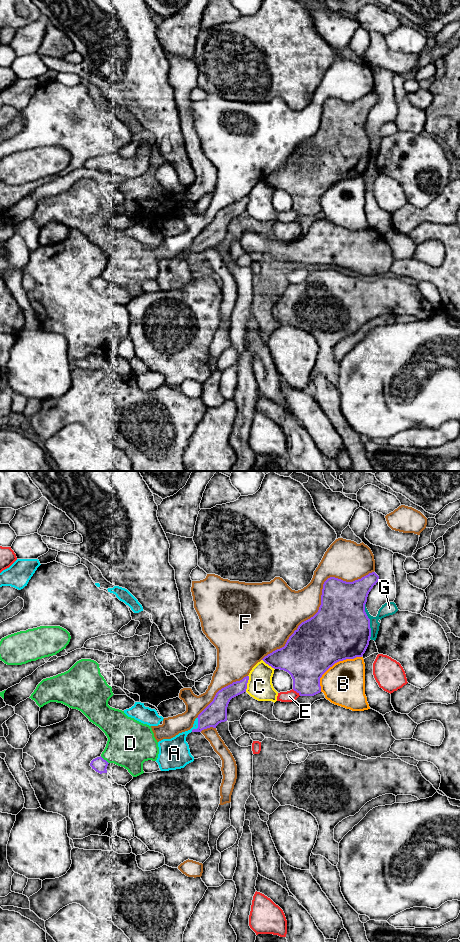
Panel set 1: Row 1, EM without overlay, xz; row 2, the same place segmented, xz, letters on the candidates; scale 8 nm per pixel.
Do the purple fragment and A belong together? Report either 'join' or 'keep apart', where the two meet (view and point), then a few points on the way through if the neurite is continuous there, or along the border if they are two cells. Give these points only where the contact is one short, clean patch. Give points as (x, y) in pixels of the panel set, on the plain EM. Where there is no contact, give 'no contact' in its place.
keep apart | xz (198, 245)

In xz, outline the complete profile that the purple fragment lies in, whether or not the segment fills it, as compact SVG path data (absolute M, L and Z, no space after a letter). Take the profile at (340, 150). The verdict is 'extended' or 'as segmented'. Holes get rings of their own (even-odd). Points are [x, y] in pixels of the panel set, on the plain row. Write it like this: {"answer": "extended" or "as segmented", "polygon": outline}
{"answer": "as segmented", "polygon": "M375 92L353 102L328 98L318 132L298 146L284 167L262 180L288 192L300 216L320 213L320 198L330 187L365 173L371 157L365 124L378 100Z"}

